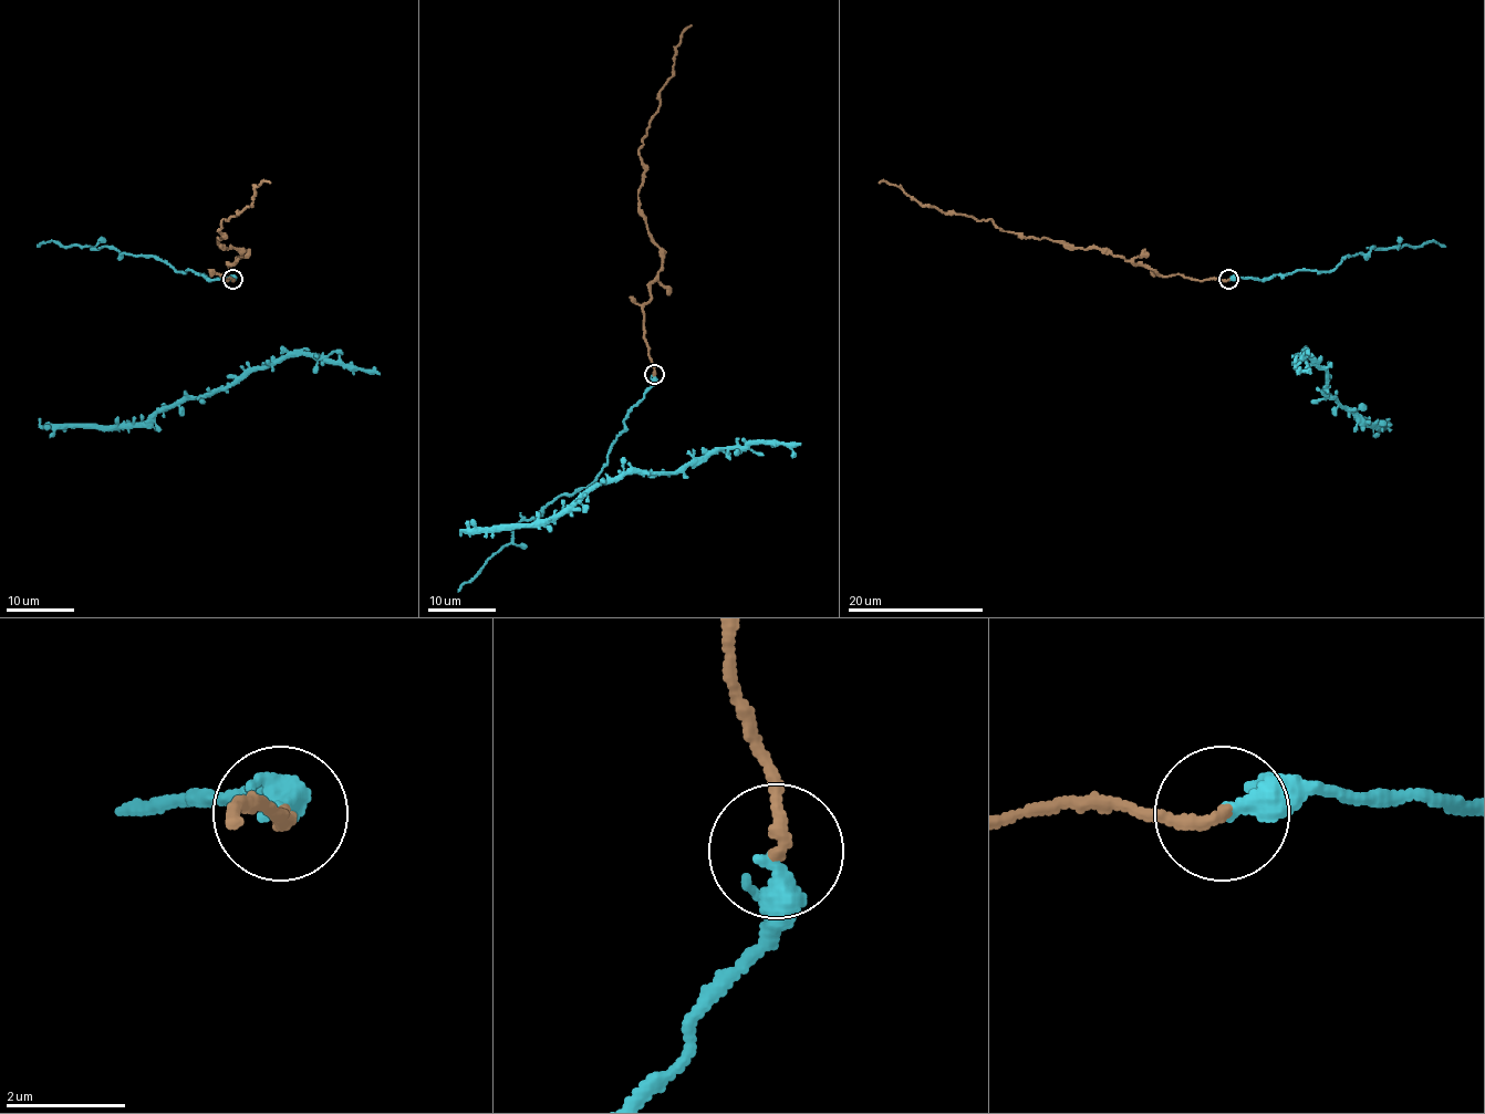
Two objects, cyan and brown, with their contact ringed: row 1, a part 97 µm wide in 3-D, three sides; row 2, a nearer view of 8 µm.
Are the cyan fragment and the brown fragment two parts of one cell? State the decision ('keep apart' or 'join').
join

